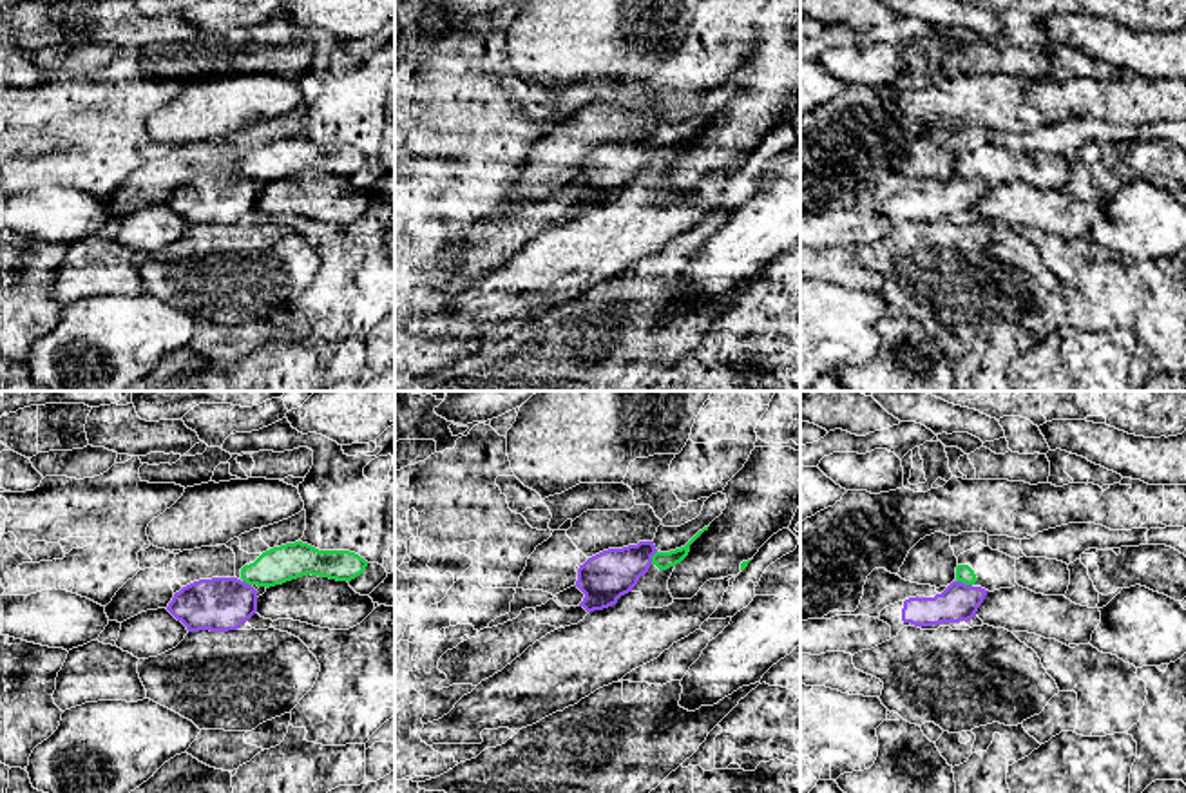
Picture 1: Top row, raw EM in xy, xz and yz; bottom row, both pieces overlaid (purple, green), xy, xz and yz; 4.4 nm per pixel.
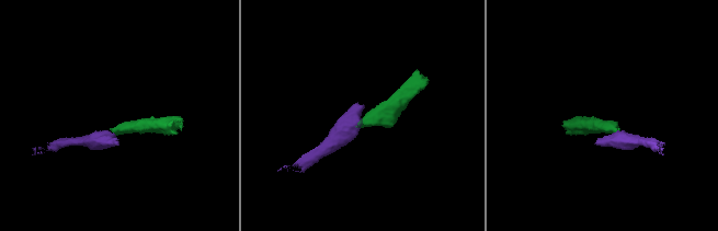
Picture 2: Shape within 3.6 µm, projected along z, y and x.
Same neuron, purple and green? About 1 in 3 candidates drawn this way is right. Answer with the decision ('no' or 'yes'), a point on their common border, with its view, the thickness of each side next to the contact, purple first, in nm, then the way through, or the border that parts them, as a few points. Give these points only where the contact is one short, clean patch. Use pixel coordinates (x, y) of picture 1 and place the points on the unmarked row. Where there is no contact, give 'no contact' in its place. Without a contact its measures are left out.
no; contact yz (964, 178); calibres 170 and 80 nm; border yz (956, 174), (971, 180)

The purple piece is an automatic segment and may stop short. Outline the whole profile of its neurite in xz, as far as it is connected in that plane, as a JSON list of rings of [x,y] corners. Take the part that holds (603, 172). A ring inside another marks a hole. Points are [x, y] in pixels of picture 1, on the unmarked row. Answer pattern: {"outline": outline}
{"outline": [[[639,136],[623,143],[608,143],[588,152],[578,163],[578,181],[585,192],[579,197],[587,206],[603,205],[637,179],[657,147],[654,136]]]}

